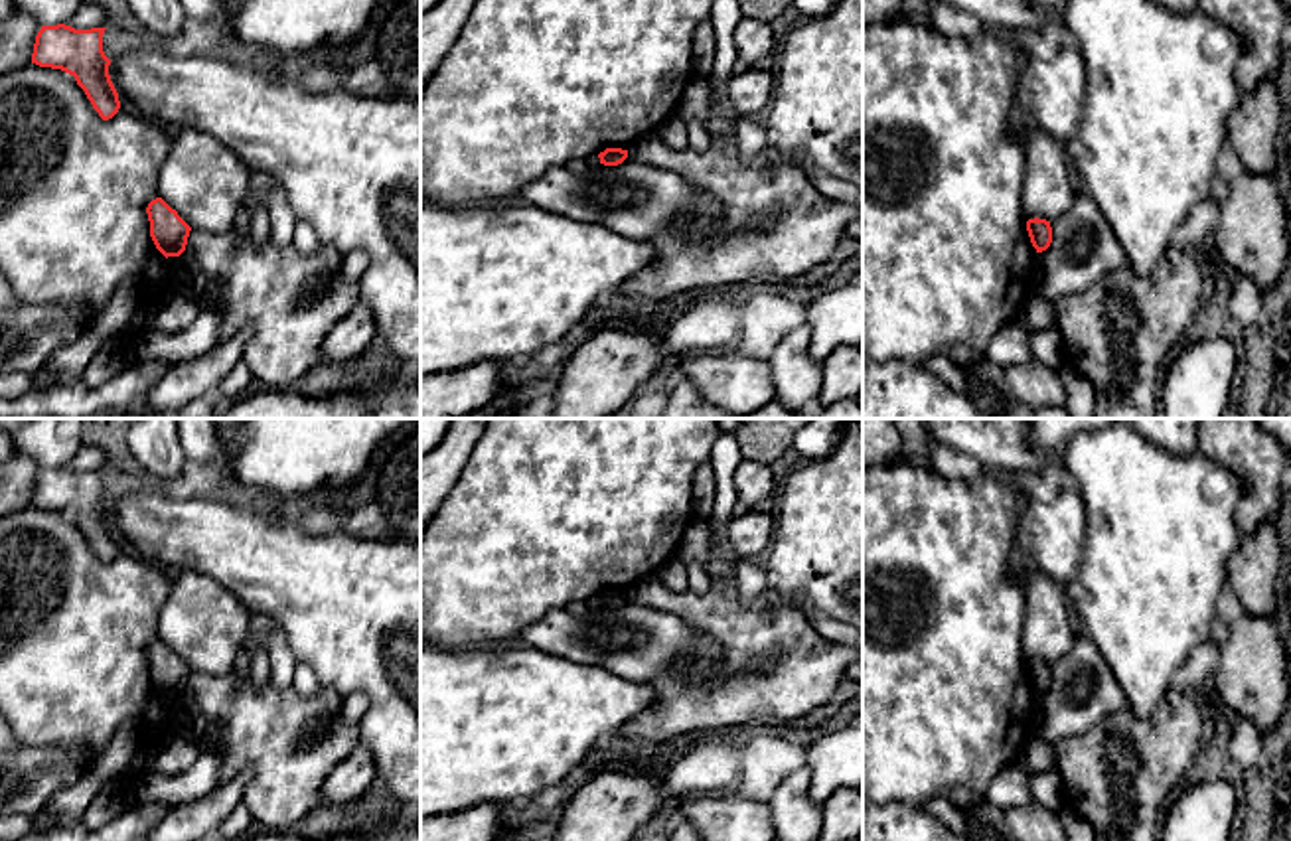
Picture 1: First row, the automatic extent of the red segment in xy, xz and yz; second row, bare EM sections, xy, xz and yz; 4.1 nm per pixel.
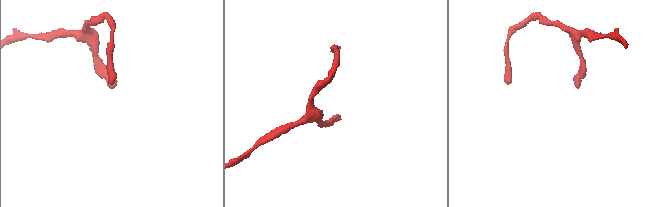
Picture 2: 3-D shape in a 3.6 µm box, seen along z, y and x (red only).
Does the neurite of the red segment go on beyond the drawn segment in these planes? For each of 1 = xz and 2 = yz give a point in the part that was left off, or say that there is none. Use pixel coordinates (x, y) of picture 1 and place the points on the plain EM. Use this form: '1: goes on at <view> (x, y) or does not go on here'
1: does not go on here
2: does not go on here

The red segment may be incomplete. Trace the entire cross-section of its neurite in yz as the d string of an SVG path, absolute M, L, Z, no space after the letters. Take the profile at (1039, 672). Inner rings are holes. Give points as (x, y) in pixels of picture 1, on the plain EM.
M1038 659L1028 661L1026 663L1026 673L1028 673L1030 685L1036 691L1036 695L1042 695L1050 689L1050 685L1052 685L1050 663L1038 661Z

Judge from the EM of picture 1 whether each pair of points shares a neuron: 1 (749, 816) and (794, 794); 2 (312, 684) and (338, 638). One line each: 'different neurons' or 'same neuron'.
1: different neurons
2: different neurons

